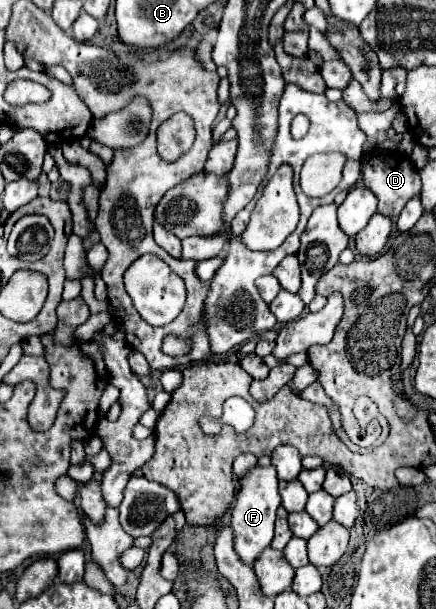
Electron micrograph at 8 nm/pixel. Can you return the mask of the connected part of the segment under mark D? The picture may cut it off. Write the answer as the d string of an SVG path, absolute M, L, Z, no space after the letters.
M390 153L386 159L374 155L374 161L368 161L368 155L362 157L362 177L366 187L378 197L378 211L386 217L398 217L406 201L420 193L420 175L414 163L402 153Z

